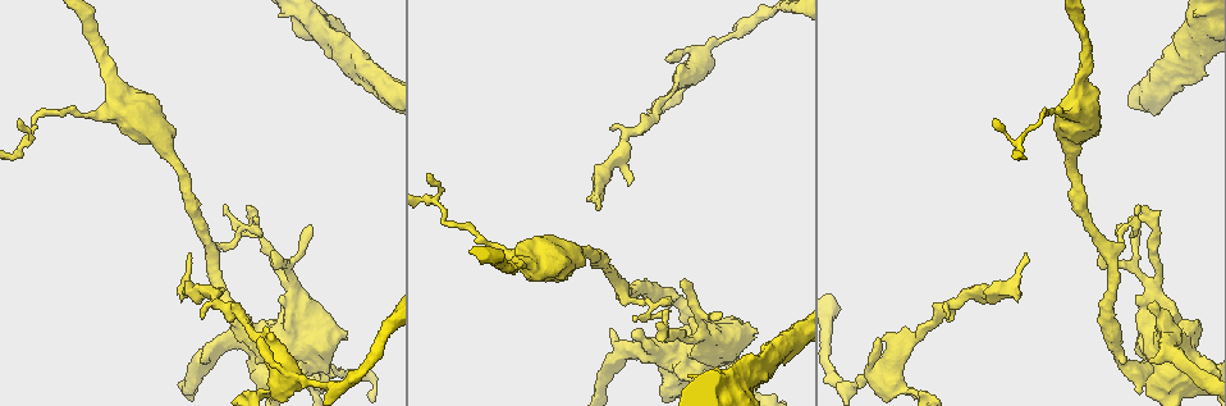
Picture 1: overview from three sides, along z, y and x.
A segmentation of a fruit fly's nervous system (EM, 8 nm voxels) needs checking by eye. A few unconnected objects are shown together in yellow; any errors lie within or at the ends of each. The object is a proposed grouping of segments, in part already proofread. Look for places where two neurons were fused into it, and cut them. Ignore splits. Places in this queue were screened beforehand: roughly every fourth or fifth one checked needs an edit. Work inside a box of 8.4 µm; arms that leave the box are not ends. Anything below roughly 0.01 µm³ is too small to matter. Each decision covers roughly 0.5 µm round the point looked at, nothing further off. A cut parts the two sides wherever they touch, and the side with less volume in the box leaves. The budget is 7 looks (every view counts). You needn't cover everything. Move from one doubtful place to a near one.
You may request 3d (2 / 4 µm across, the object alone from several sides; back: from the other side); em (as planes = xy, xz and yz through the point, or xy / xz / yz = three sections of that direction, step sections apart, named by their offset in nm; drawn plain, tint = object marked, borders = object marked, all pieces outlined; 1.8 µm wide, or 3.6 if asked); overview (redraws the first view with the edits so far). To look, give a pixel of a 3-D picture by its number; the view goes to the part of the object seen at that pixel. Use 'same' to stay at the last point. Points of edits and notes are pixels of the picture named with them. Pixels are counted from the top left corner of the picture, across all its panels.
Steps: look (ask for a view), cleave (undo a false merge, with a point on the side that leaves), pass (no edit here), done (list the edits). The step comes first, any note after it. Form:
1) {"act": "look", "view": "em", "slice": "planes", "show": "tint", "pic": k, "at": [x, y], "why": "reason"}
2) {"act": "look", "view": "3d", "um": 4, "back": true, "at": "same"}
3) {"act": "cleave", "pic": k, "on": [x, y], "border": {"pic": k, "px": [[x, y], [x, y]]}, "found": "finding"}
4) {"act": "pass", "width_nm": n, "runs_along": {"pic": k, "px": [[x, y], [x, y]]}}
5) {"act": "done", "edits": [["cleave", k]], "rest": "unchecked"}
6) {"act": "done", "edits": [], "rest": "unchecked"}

{"act": "look", "view": "em", "um": 3.6, "slice": "planes", "show": "tint", "pic": 1, "at": [890, 369], "why": "four arms meet"}

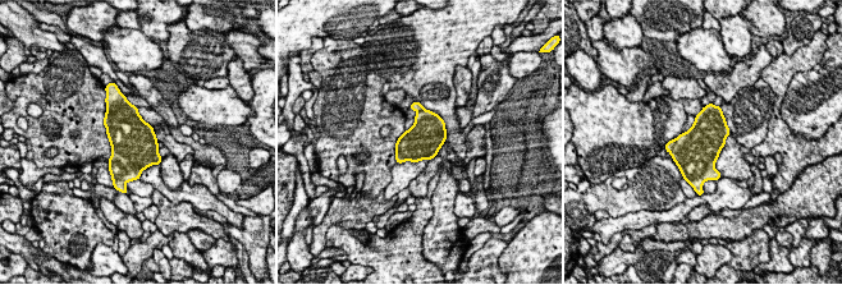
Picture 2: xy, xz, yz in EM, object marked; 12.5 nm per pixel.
{"act": "cleave", "pic": 2, "on": [668, 146], "border": {"pic": 2, "px": [[676, 139], [669, 151]]}, "found": "two neurons meet here"}

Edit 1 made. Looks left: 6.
{"act": "look", "view": "3d", "um": 2, "pic": 1, "at": [38, 115], "why": "sharp bend"}

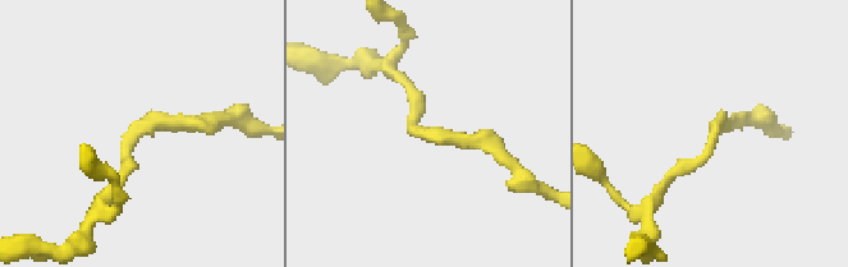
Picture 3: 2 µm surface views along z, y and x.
{"act": "look", "view": "em", "slice": "xy", "step": 16, "show": "tint", "pic": 3, "at": [136, 129], "why": "need the tissue"}

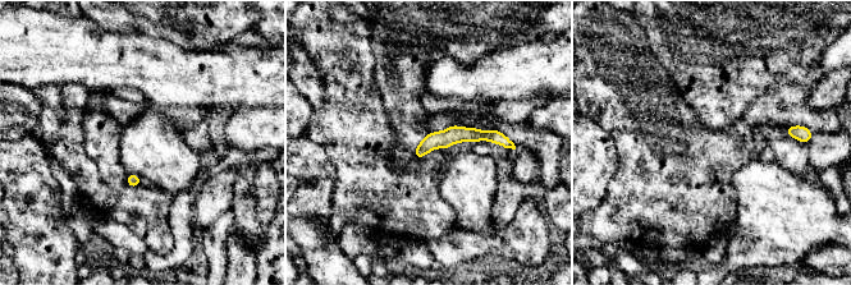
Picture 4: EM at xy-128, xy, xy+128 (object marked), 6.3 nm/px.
{"act": "look", "view": "em", "slice": "planes", "show": "tint", "at": "same", "why": "cut it another way"}

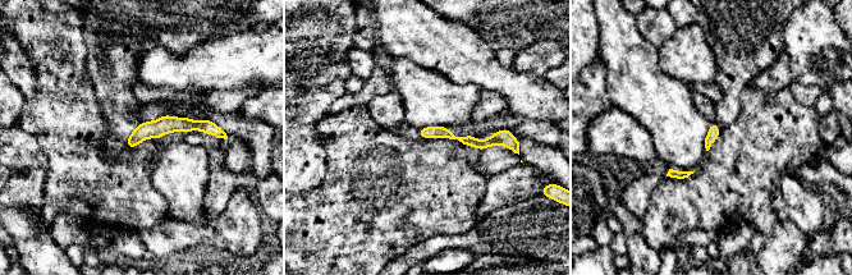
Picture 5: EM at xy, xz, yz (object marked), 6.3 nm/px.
{"act": "pass", "runs_along": {"pic": 5, "px": [[218, 131], [164, 124], [129, 143]]}, "found": "one neuron here"}

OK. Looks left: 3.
{"act": "look", "view": "3d", "um": 2, "pic": 1, "at": [651, 346], "why": "thick turns thin"}

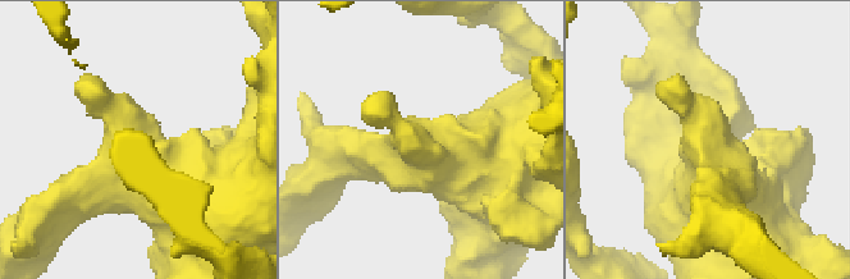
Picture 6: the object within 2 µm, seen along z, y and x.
{"act": "look", "view": "em", "um": 3.6, "slice": "yz", "step": 4, "show": "tint", "pic": 6, "at": [703, 129], "arm_widths_nm": [260, 650]}

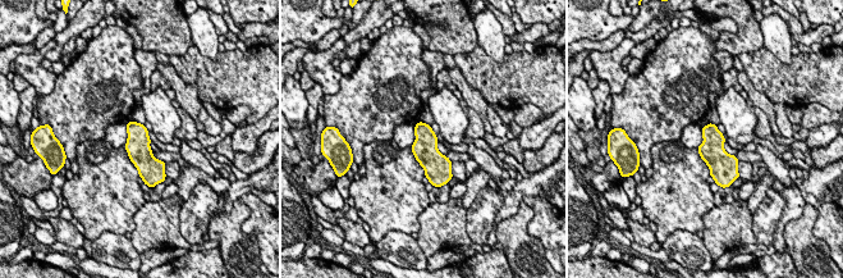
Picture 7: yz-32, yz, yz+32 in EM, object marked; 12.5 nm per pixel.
{"act": "look", "view": "em", "um": 3.6, "slice": "planes", "show": "tint", "at": "same", "why": "cut it another way"}

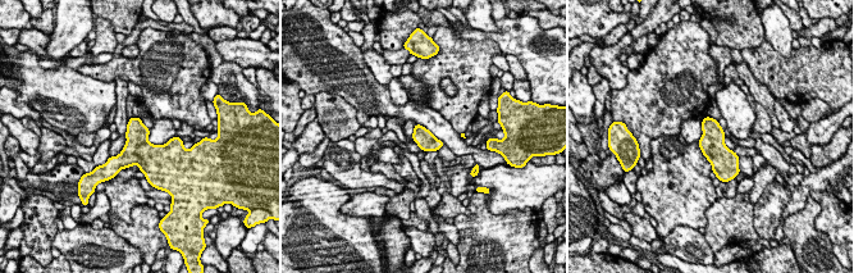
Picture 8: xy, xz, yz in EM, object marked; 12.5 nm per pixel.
{"act": "pass", "found": "continuous, no second neuron"}

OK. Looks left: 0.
{"act": "done", "edits": [["cleave", 2]], "rest": "unchecked"}

